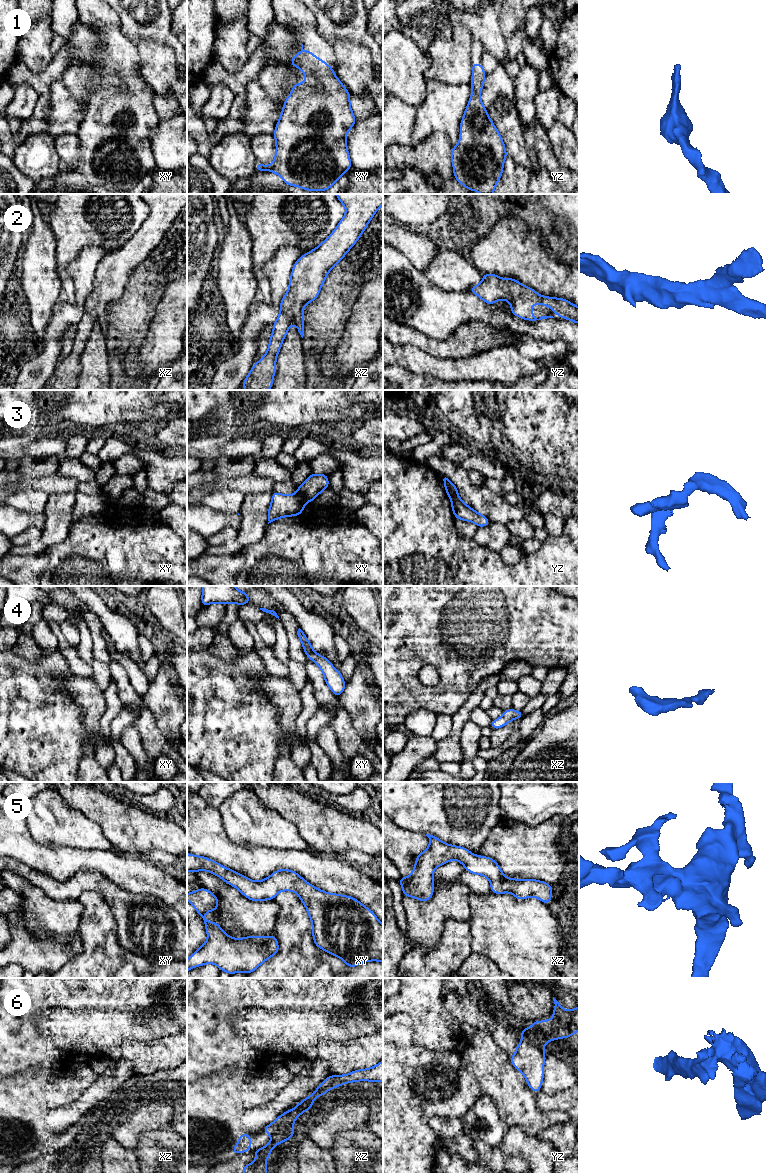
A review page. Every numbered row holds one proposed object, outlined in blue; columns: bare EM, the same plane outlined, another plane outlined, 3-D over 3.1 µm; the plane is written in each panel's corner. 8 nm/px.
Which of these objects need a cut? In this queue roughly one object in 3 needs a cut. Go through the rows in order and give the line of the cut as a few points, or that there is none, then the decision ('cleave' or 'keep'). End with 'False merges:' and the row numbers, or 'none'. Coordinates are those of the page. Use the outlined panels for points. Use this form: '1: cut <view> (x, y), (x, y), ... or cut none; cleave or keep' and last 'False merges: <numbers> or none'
1: cut none; keep
2: cut none; keep
3: cut xy (297, 492), (305, 501); cleave
4: cut none; keep
5: cut none; keep
6: cut xz (291, 1123), (283, 1123), (272, 1135); cleave
False merges: 3, 6

